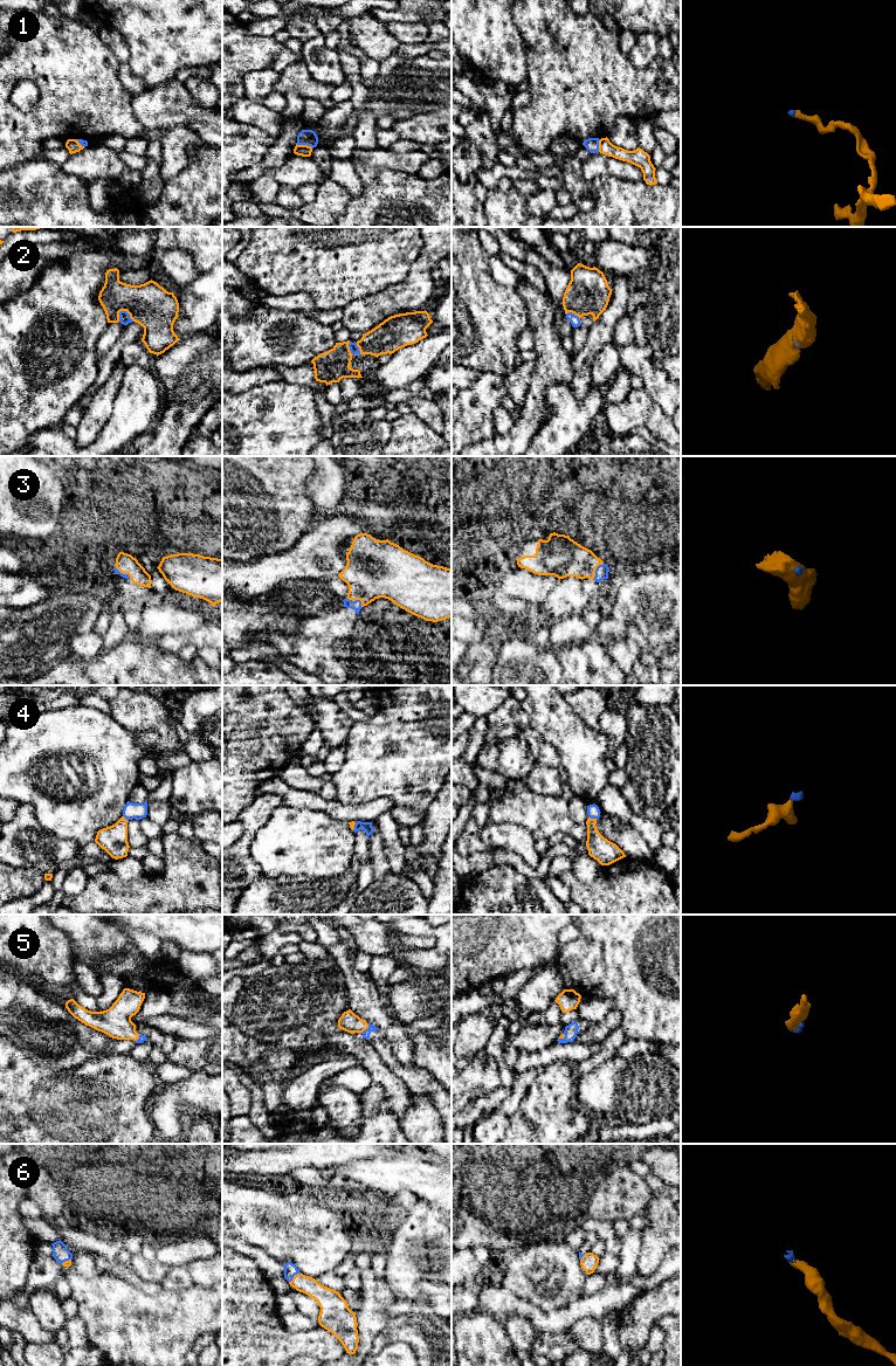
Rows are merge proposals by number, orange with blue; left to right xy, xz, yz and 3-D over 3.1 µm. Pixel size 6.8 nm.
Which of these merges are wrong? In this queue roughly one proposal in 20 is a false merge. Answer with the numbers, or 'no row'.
no row

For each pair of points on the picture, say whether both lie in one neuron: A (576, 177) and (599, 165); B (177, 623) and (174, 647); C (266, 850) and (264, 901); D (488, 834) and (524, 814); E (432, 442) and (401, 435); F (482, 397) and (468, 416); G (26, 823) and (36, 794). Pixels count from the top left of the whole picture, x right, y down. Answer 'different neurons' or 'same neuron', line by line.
A: different neurons
B: different neurons
C: different neurons
D: different neurons
E: same neuron
F: same neuron
G: different neurons

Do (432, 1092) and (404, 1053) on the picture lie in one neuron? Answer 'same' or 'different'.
different

